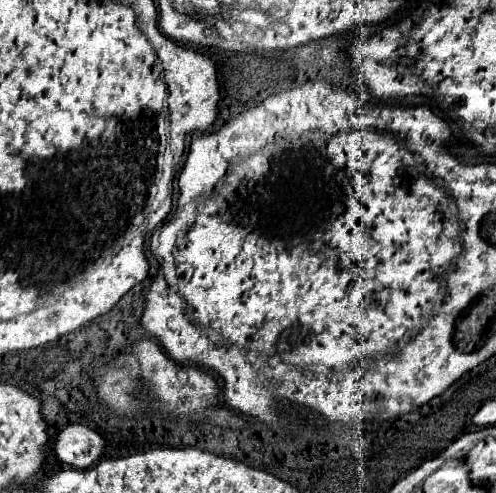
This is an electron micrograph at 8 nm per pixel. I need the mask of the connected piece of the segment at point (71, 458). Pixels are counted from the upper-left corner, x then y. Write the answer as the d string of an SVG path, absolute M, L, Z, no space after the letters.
M71 424L63 428L53 444L53 452L65 464L75 468L87 468L95 464L105 450L105 438L81 424Z

